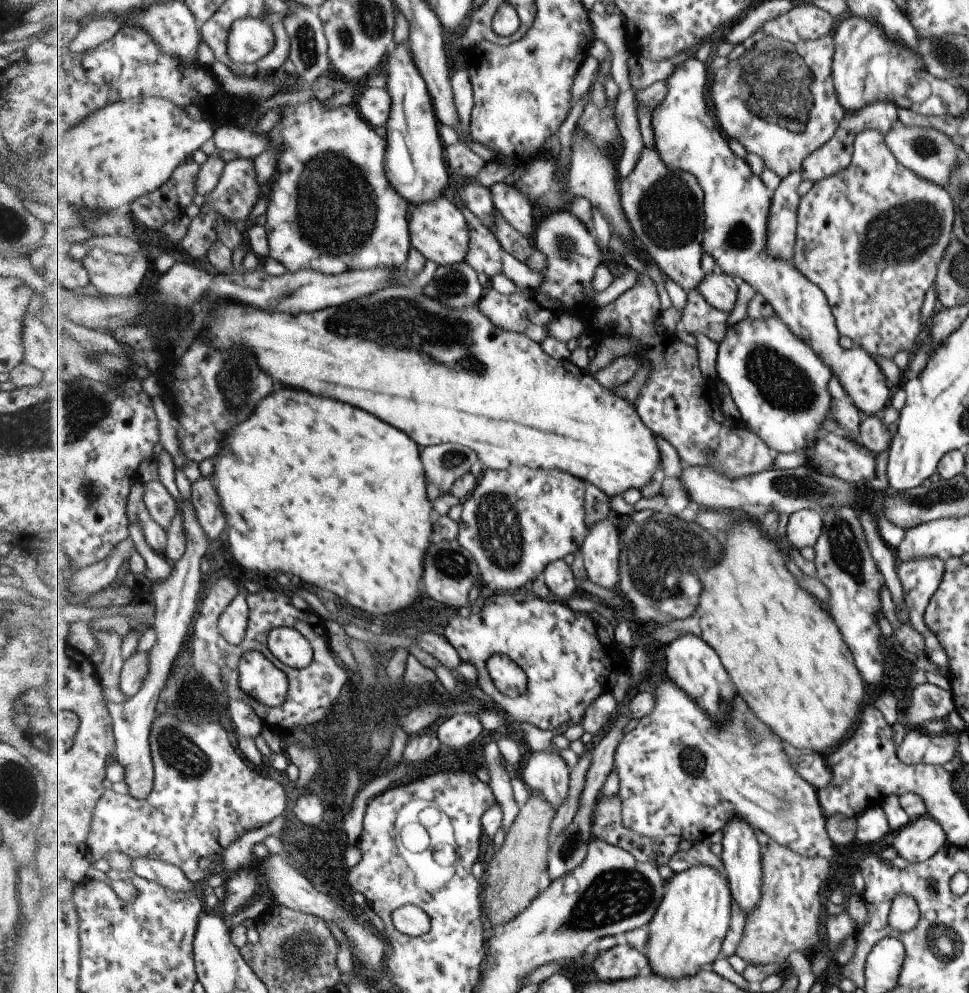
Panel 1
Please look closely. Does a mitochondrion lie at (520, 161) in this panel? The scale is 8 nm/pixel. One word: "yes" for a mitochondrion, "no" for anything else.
no

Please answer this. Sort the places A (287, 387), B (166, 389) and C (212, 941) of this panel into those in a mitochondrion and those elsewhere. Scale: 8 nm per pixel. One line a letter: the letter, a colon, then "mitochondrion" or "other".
A: other
B: other
C: other

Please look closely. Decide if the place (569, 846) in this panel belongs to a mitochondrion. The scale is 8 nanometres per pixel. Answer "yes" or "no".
yes

